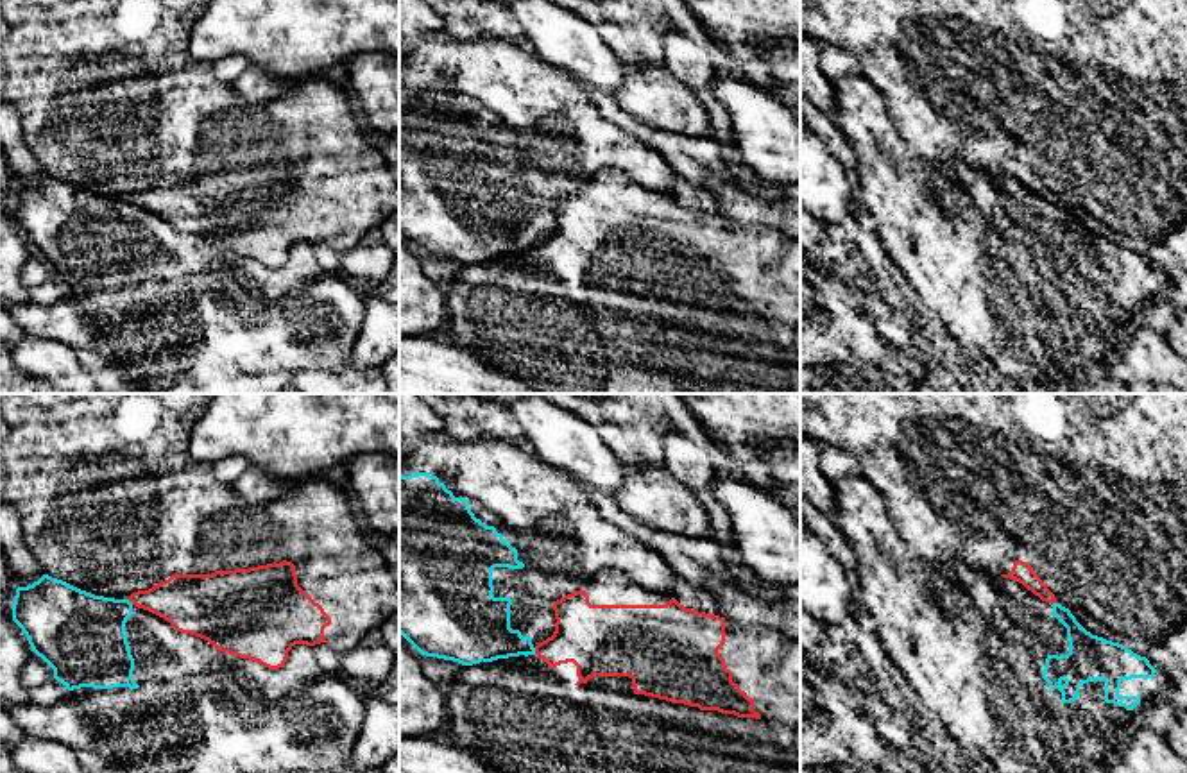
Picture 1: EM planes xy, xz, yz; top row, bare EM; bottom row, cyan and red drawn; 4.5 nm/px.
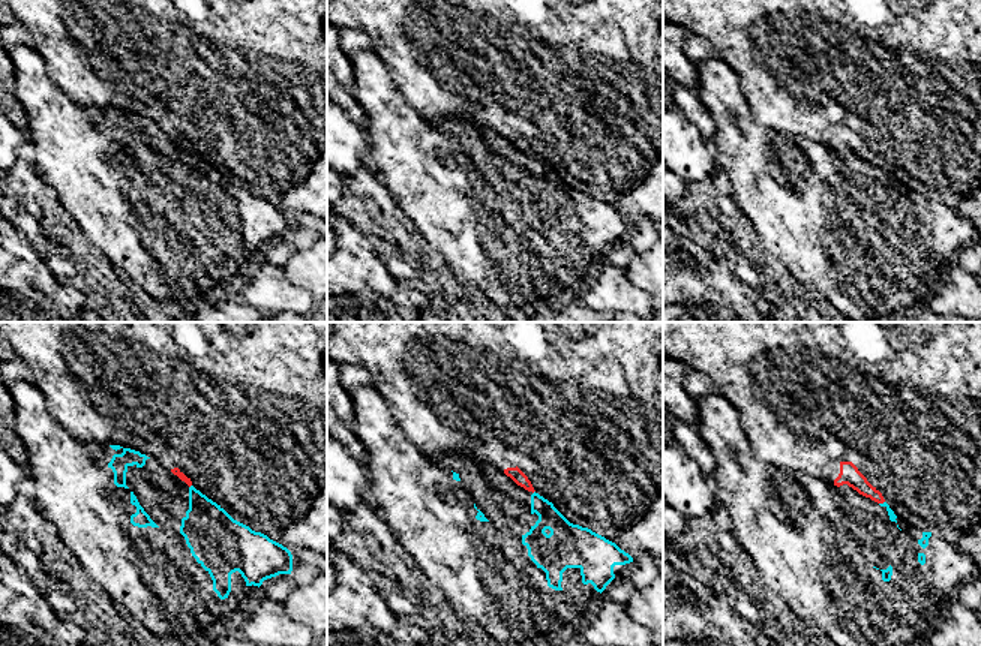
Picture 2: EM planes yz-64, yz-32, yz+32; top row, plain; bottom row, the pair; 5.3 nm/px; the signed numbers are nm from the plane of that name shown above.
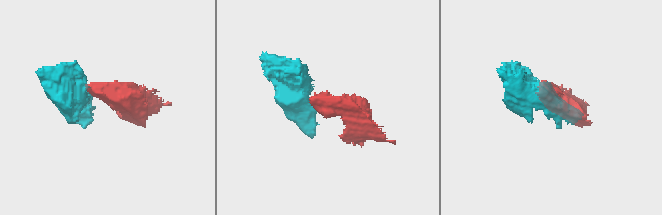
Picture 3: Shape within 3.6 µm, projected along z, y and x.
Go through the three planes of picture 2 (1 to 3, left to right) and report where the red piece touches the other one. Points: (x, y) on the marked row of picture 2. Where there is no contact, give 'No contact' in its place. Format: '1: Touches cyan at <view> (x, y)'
1: No contact
2: No contact
3: Touches cyan at yz+32 (881, 504)

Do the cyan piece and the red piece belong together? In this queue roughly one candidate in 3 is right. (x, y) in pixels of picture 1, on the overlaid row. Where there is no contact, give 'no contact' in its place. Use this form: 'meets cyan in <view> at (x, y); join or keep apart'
meets cyan in yz at (1053, 603); keep apart

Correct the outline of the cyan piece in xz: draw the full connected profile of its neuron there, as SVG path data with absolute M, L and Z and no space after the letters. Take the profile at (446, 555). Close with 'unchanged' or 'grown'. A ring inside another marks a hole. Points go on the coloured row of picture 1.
M442 435L399 458L399 633L421 655L462 666L535 655L535 646L555 632L553 603L603 569L675 598L677 574L661 555L607 522L573 476L516 442L485 437L457 442Z; grown

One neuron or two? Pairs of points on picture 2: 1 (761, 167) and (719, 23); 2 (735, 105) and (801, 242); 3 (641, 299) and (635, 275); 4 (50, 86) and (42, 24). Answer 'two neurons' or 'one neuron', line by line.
1: two neurons
2: one neuron
3: two neurons
4: two neurons

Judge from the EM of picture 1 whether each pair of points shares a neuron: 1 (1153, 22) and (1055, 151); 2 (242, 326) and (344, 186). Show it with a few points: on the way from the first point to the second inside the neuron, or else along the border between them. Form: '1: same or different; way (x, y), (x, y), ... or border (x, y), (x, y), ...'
1: same; way (1148, 58), (1137, 83), (1091, 129)
2: different; border (312, 244), (296, 244), (281, 265), (267, 267)

